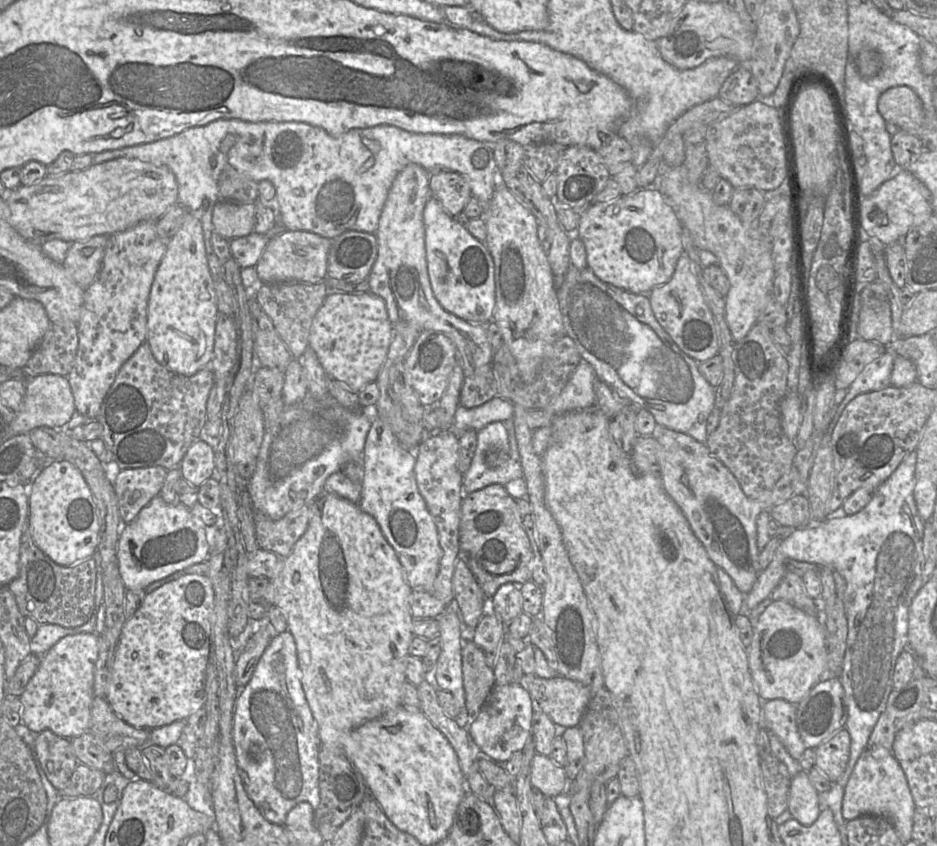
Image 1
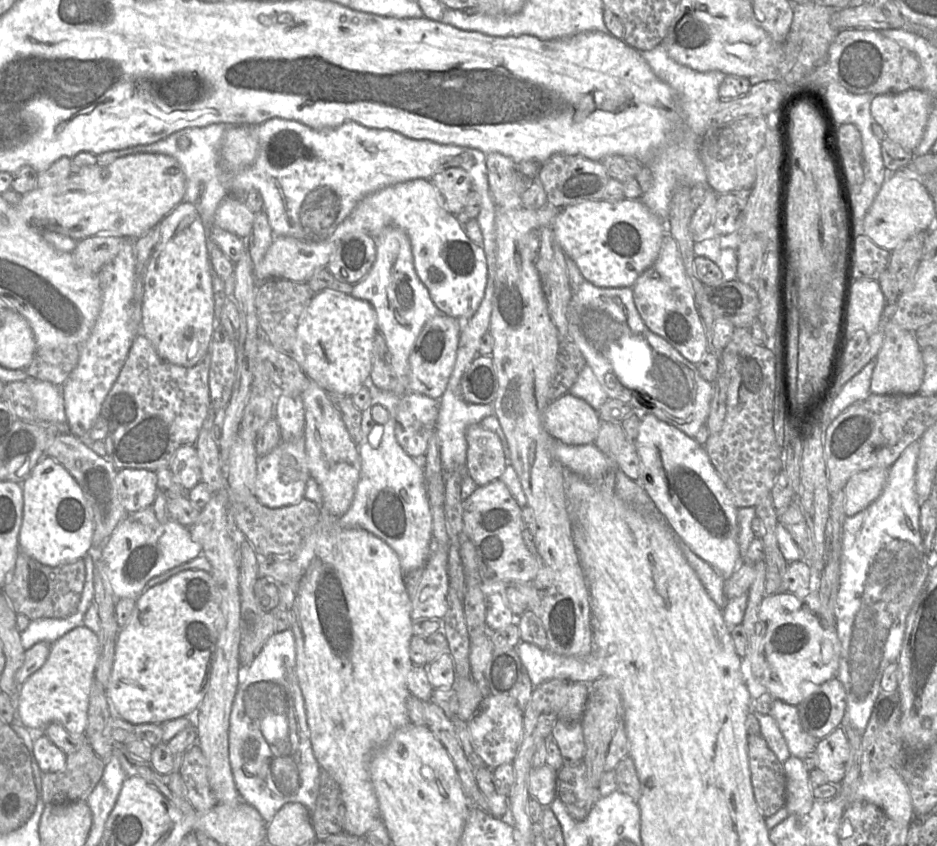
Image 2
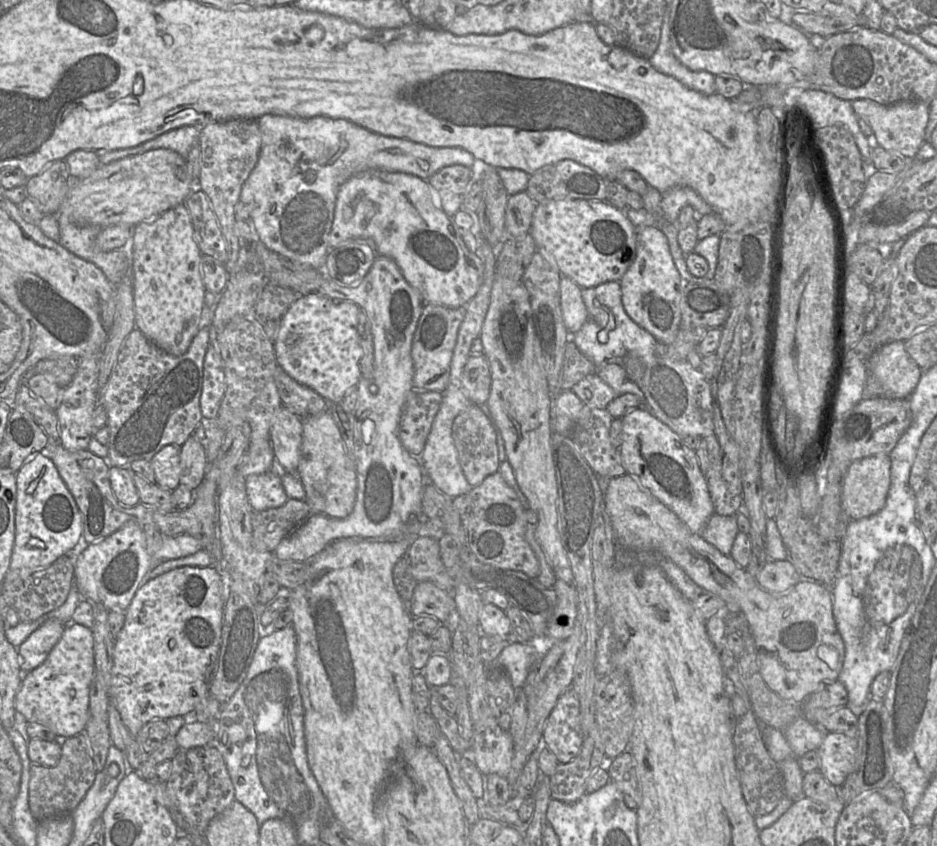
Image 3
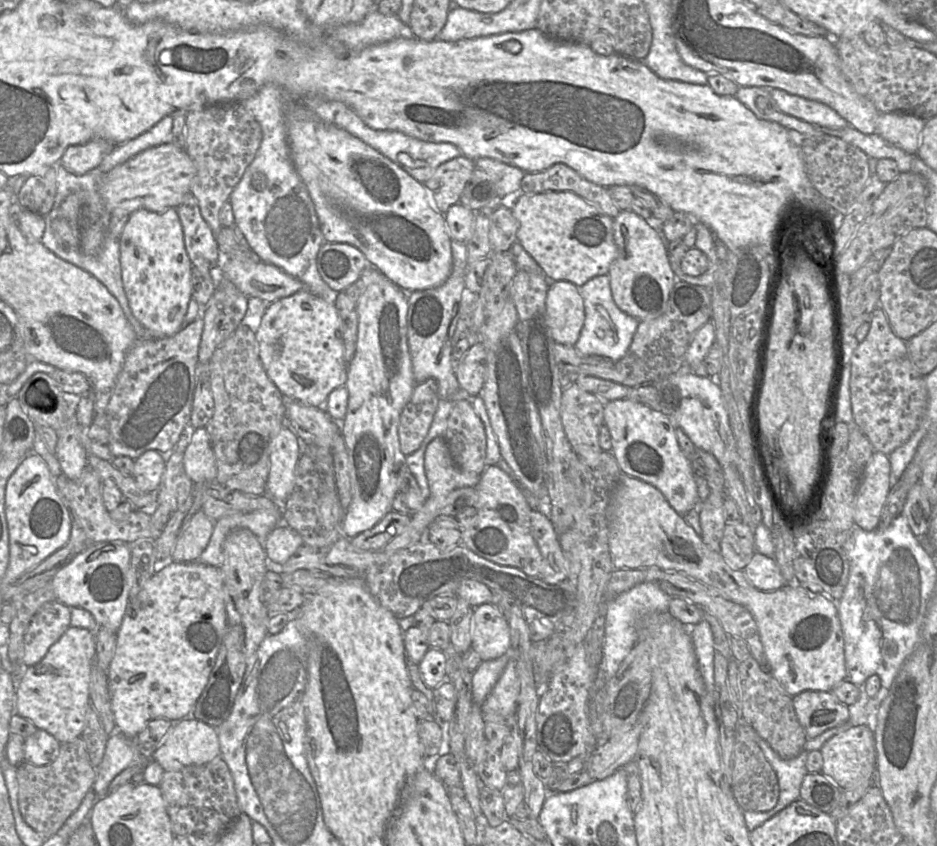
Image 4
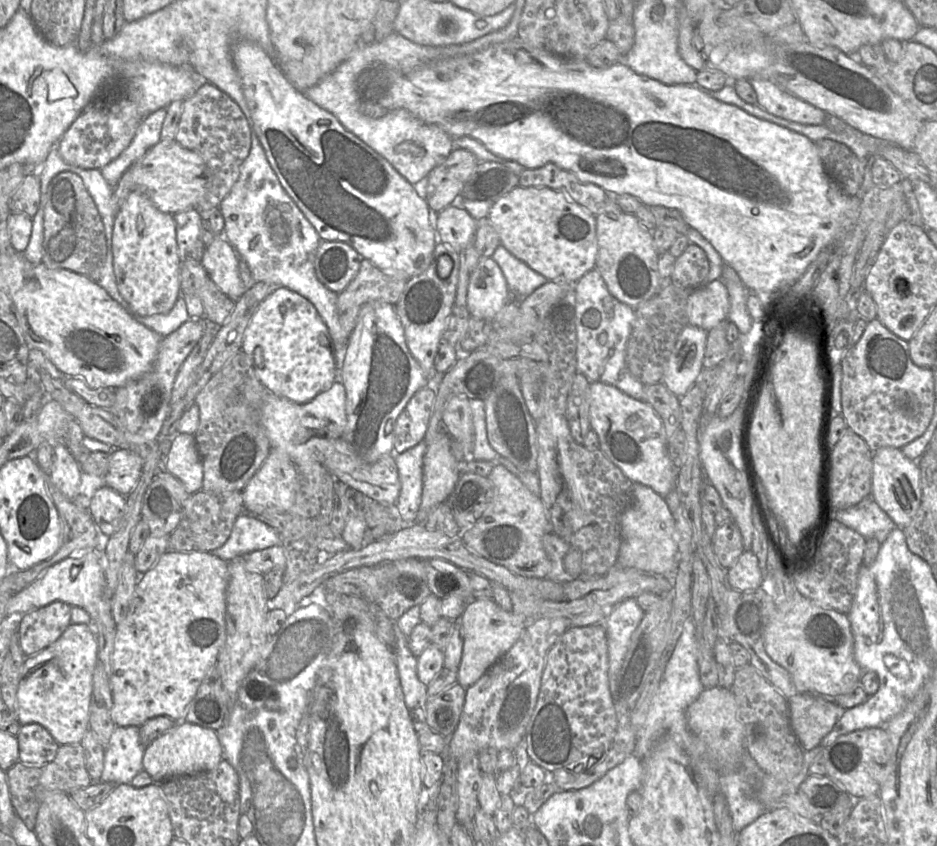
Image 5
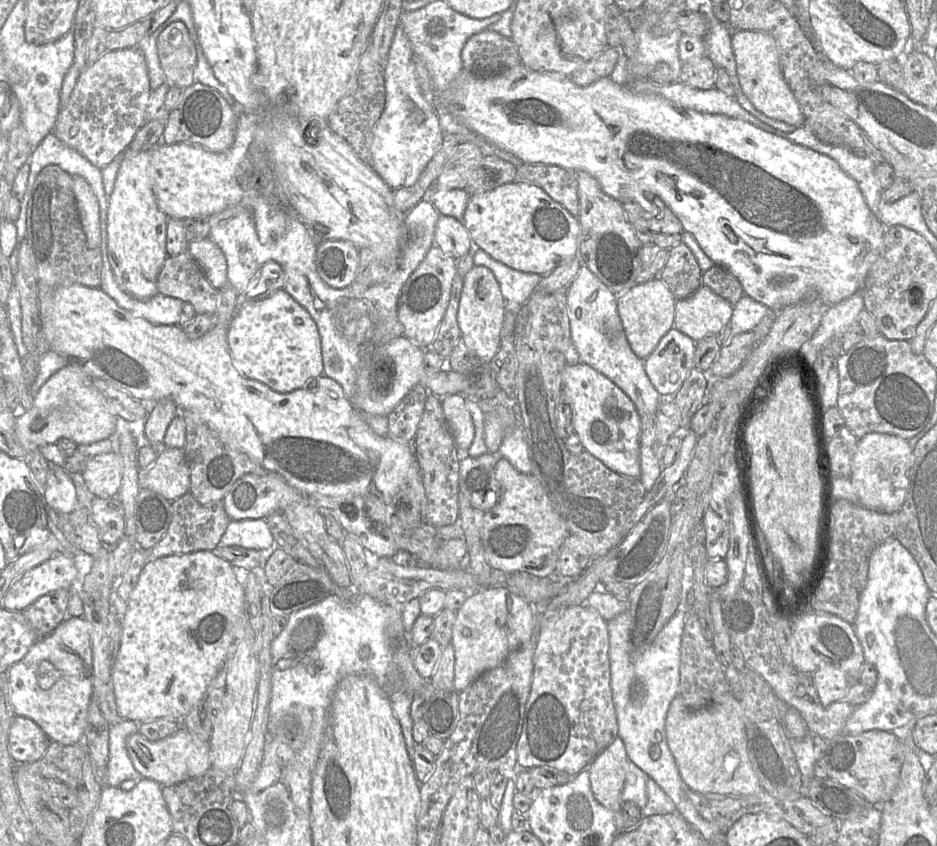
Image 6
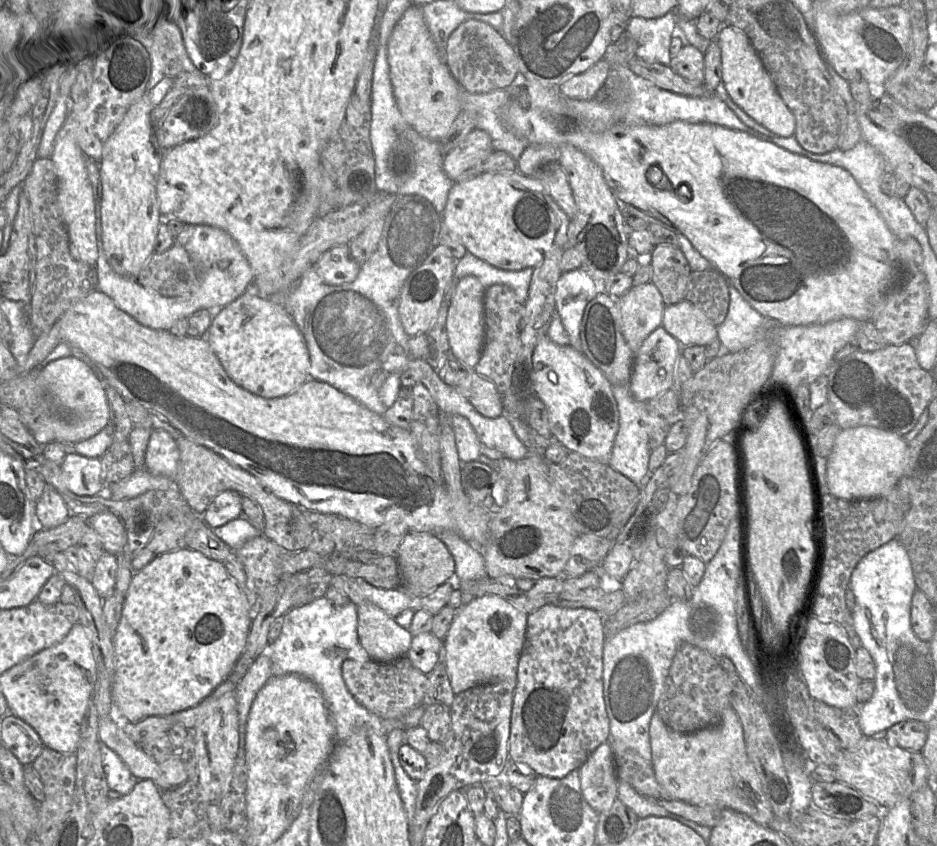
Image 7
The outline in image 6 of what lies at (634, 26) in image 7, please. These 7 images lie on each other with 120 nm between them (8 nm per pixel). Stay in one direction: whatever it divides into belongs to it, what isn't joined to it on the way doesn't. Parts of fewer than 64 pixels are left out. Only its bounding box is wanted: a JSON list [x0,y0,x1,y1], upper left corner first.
[611,11,683,84]

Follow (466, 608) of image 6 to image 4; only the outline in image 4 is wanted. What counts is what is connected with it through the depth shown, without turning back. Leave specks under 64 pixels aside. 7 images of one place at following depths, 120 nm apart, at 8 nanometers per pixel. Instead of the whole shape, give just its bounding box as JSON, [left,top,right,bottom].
[471,603,512,662]

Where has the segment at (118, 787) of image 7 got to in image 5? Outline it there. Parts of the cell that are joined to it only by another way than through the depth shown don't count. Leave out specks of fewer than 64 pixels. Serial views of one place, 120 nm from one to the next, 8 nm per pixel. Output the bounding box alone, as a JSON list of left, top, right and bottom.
[100,726,144,784]

